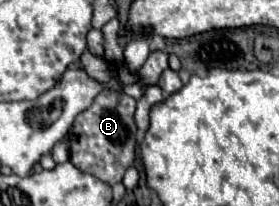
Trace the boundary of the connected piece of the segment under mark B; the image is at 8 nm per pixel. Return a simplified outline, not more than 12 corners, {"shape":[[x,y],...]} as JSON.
{"shape":[[103,89],[71,131],[71,163],[115,185],[135,161],[135,99]]}

